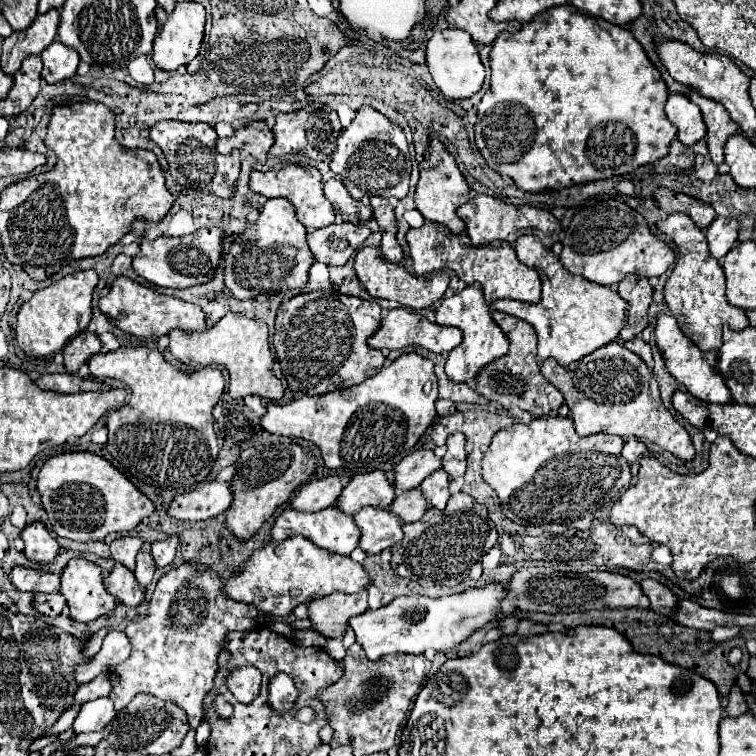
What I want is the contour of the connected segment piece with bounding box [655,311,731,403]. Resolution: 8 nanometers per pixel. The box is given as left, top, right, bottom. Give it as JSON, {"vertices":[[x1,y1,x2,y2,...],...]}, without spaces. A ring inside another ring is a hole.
{"vertices":[[657,313,655,323,655,341,661,351,661,357,667,365,667,371,697,399,705,403,729,403,731,395,725,387,721,373,717,371,717,353,715,351,701,351,691,339,687,339,675,323,675,317,669,313]]}

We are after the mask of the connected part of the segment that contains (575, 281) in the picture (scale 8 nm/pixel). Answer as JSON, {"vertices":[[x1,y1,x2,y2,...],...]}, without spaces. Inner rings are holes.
{"vertices":[[521,235,515,241,515,251,519,261,539,271,543,281,541,301,533,305,533,303,523,303,513,299,499,299,499,301,491,301,489,307,509,313,513,317,519,317,535,327,539,337,537,355,541,361,545,361,547,357,553,357,561,365,569,365,571,361,577,361,587,353,603,347,605,343,617,339,619,331,625,325,627,301,621,299,621,295,613,287,597,285,569,273,561,265,559,257,553,255,553,251,547,249,535,235]]}

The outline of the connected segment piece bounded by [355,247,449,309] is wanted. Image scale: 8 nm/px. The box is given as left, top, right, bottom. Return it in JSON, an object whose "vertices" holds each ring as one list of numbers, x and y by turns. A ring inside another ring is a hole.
{"vertices":[[363,247,357,255,355,255,355,273,359,277,359,281,363,283,363,287,367,289,367,293,375,299,375,297,383,297,383,299,395,299,405,307,411,309,425,309,435,305,439,299,443,299,445,289,449,287,449,275,443,271,437,271,433,275,427,277,415,277,411,275,403,265,397,263,389,263,381,251,377,247]]}

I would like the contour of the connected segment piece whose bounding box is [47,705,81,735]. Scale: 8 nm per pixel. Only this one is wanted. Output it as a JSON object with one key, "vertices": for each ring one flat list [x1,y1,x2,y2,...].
{"vertices":[[73,705,71,709,67,709,61,717,59,717,59,721,51,727,51,731,47,731,47,735,51,735,51,733,63,733,63,731,67,731,69,727,71,727,71,723,73,723,73,719,77,717,77,711,81,709,81,705]]}

